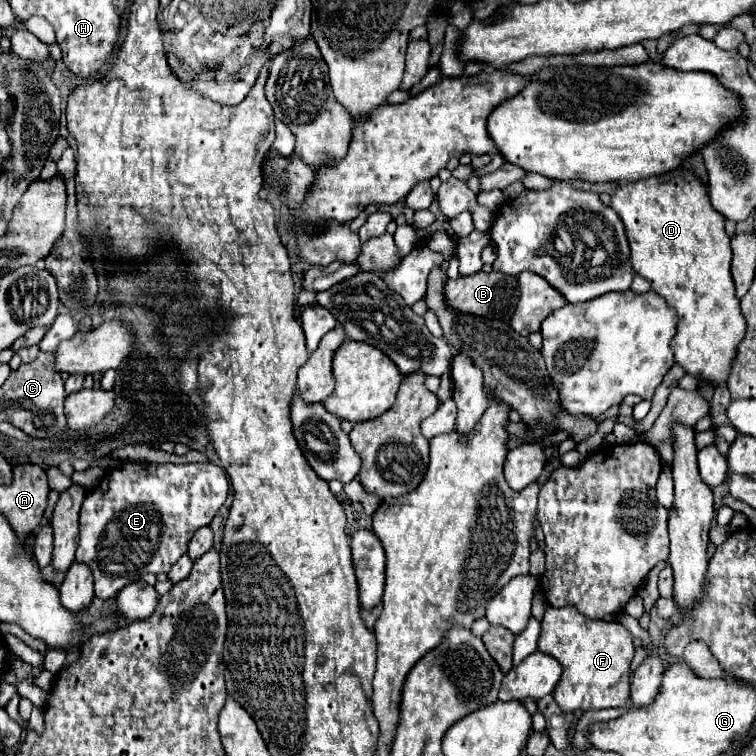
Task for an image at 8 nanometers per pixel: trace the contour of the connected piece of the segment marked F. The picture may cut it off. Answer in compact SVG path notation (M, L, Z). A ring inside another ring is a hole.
M549 606L541 620L539 646L563 666L561 680L553 690L553 698L563 712L603 710L625 706L631 696L631 660L635 654L631 634L619 622L591 620L575 608Z

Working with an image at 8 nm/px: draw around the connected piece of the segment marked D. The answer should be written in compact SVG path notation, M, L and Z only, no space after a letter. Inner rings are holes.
M675 170L671 174L665 174L665 176L651 176L651 178L645 178L645 180L637 180L637 182L627 182L627 184L621 184L617 192L611 194L611 204L609 204L623 220L625 224L625 230L627 230L627 238L629 238L629 246L631 246L631 264L633 264L633 270L643 276L651 288L665 298L667 306L673 308L677 312L677 334L675 338L671 340L671 350L675 354L675 362L679 366L683 366L683 370L689 374L689 376L695 376L697 382L699 382L699 390L703 388L717 388L717 386L727 386L727 372L731 372L731 360L735 358L735 346L739 346L743 342L743 336L745 336L745 330L747 330L747 322L743 318L743 314L739 312L739 298L735 296L735 286L733 286L733 278L731 278L731 272L729 272L729 266L731 266L731 246L729 246L729 236L725 232L725 218L711 206L709 202L709 196L703 188L703 184L689 172L685 170Z

